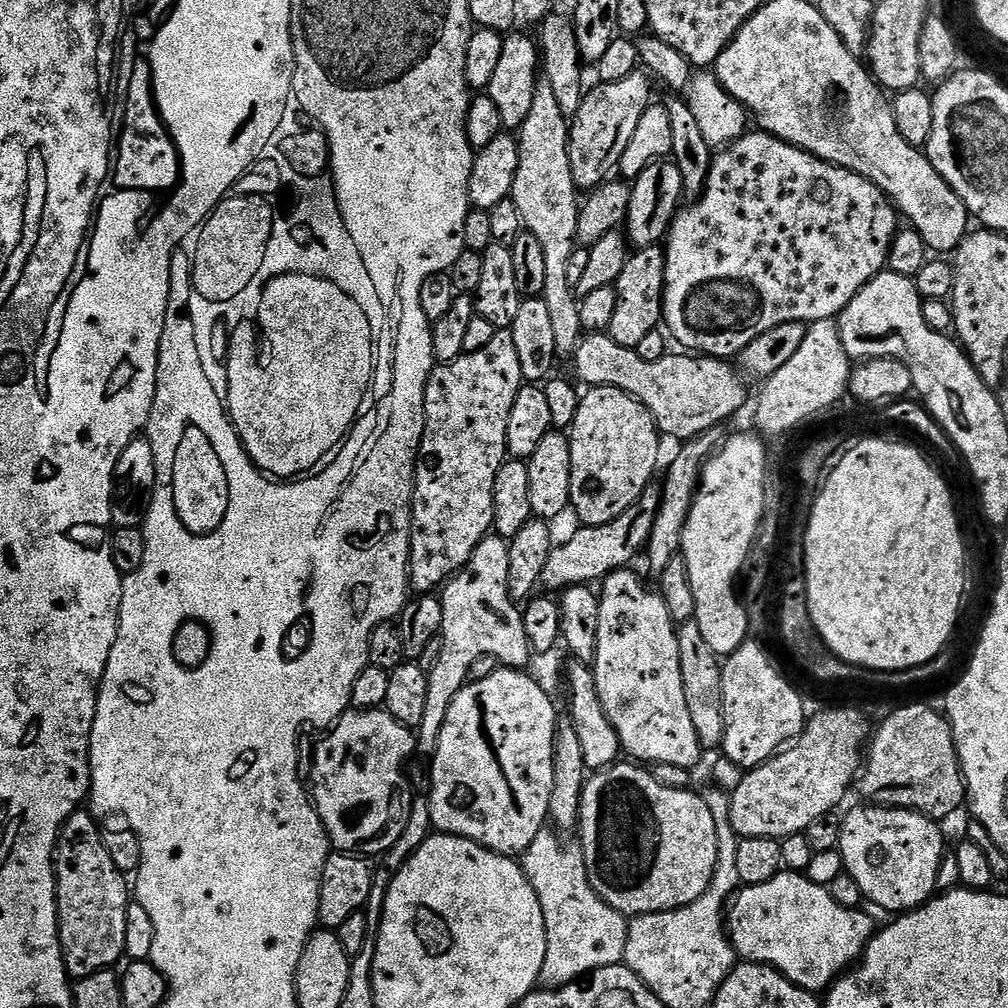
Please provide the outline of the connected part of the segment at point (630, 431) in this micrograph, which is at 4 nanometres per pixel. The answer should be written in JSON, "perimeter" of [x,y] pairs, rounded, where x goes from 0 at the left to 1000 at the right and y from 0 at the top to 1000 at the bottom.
{"perimeter":[[[587,383],[580,389],[563,430],[565,504],[576,521],[588,524],[609,518],[648,479],[657,433],[645,407],[616,385]]]}

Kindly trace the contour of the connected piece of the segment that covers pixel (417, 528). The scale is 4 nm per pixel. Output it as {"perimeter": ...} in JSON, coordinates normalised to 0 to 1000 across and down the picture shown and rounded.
{"perimeter":[[[496,327],[491,332],[473,349],[461,348],[453,357],[430,365],[421,385],[421,433],[413,453],[407,529],[407,579],[417,589],[436,584],[446,569],[459,563],[472,539],[485,531],[490,520],[492,471],[504,452],[502,423],[510,395],[521,380],[506,329]]]}

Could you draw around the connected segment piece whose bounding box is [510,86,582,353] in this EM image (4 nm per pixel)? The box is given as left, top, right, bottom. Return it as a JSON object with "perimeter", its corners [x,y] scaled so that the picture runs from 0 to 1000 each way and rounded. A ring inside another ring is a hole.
{"perimeter":[[[542,85],[533,86],[530,99],[526,105],[526,113],[522,113],[522,121],[514,129],[516,156],[514,169],[510,173],[510,185],[507,197],[510,204],[514,204],[516,221],[530,236],[534,236],[534,244],[538,244],[538,252],[542,260],[542,280],[540,281],[540,298],[544,305],[544,317],[549,325],[549,339],[553,348],[566,350],[577,333],[575,324],[575,310],[573,298],[563,280],[563,264],[567,260],[569,239],[571,238],[571,224],[575,202],[571,193],[573,188],[568,181],[563,156],[563,128],[564,120],[554,105],[550,93]]]}

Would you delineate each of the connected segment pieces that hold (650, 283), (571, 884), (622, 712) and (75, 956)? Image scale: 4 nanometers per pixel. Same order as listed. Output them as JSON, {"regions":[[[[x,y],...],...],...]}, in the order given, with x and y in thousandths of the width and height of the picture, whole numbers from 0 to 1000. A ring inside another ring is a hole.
{"regions":[[[[655,244],[628,249],[619,262],[617,272],[611,277],[611,303],[602,332],[613,339],[613,343],[631,345],[633,339],[637,339],[641,331],[652,328],[656,320],[659,304],[659,251],[660,247]]],[[[537,823],[537,825],[530,831],[528,838],[518,846],[518,860],[520,862],[520,867],[524,870],[524,874],[528,876],[528,882],[532,885],[532,890],[538,899],[538,907],[540,908],[540,922],[542,923],[542,950],[538,954],[536,976],[544,982],[560,980],[563,976],[572,975],[576,970],[582,968],[584,964],[588,964],[594,960],[600,960],[606,956],[616,955],[619,950],[619,939],[625,936],[624,914],[620,912],[616,906],[610,905],[602,895],[595,892],[590,883],[585,879],[585,875],[583,874],[583,864],[581,863],[581,855],[579,854],[579,846],[575,844],[574,840],[567,839],[567,841],[563,841],[562,838],[556,837],[555,831],[557,832],[557,830],[552,827],[549,828],[550,829],[547,829],[547,827],[544,826],[544,823]]],[[[627,565],[606,567],[603,571],[598,572],[597,580],[598,579],[599,584],[594,584],[593,587],[595,604],[593,605],[591,644],[589,654],[585,659],[585,670],[588,679],[591,680],[591,688],[595,693],[597,704],[611,725],[612,732],[615,734],[615,741],[622,749],[624,746],[624,748],[628,750],[624,751],[631,756],[642,756],[644,759],[664,758],[665,760],[673,760],[674,762],[681,762],[684,764],[689,763],[688,760],[693,756],[694,749],[696,749],[696,743],[692,728],[688,724],[688,712],[685,712],[685,700],[681,700],[681,685],[679,684],[677,667],[675,665],[675,642],[673,641],[672,635],[673,623],[668,616],[665,605],[661,601],[661,597],[654,586],[647,585],[647,587],[643,587],[642,581],[627,568]]],[[[76,804],[60,823],[56,839],[54,860],[56,863],[56,908],[60,911],[60,940],[63,944],[63,958],[68,969],[78,974],[84,968],[110,961],[118,957],[123,948],[125,935],[125,907],[129,896],[129,877],[124,866],[111,854],[103,838],[101,821],[91,814],[84,804]]]]}

